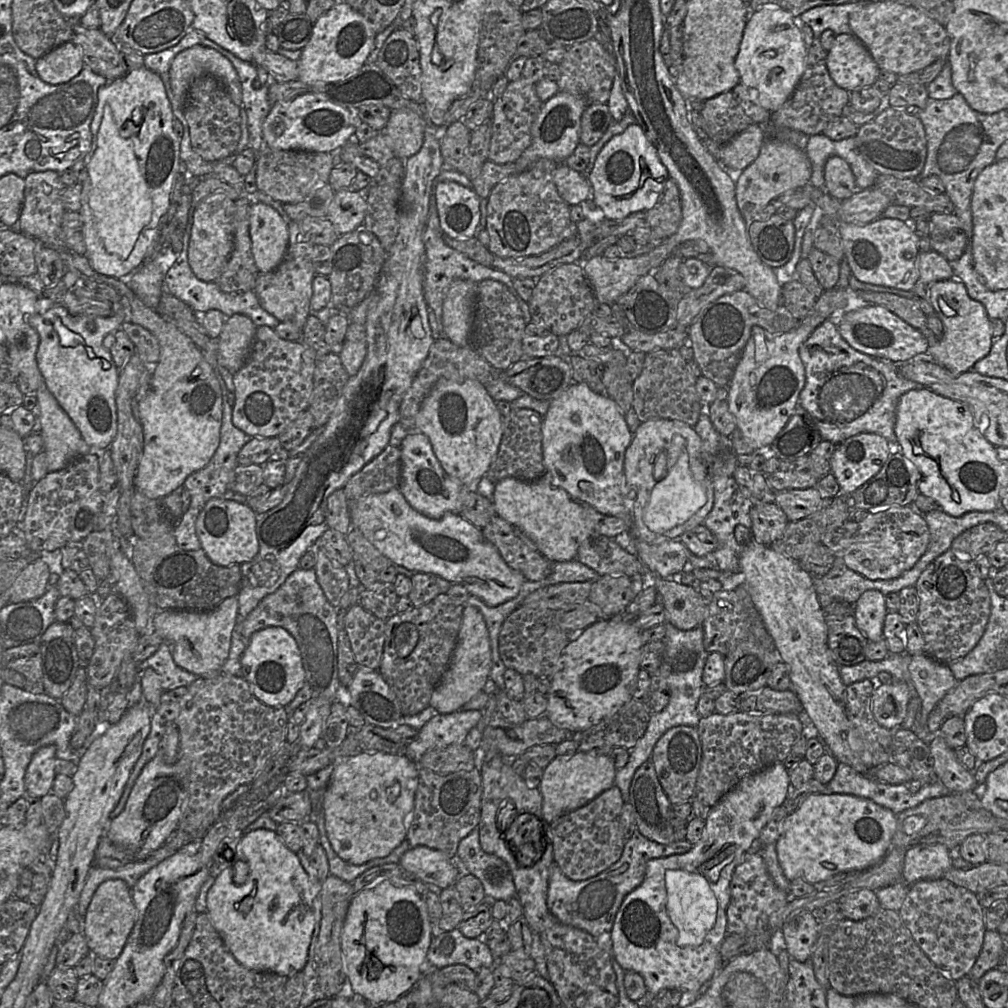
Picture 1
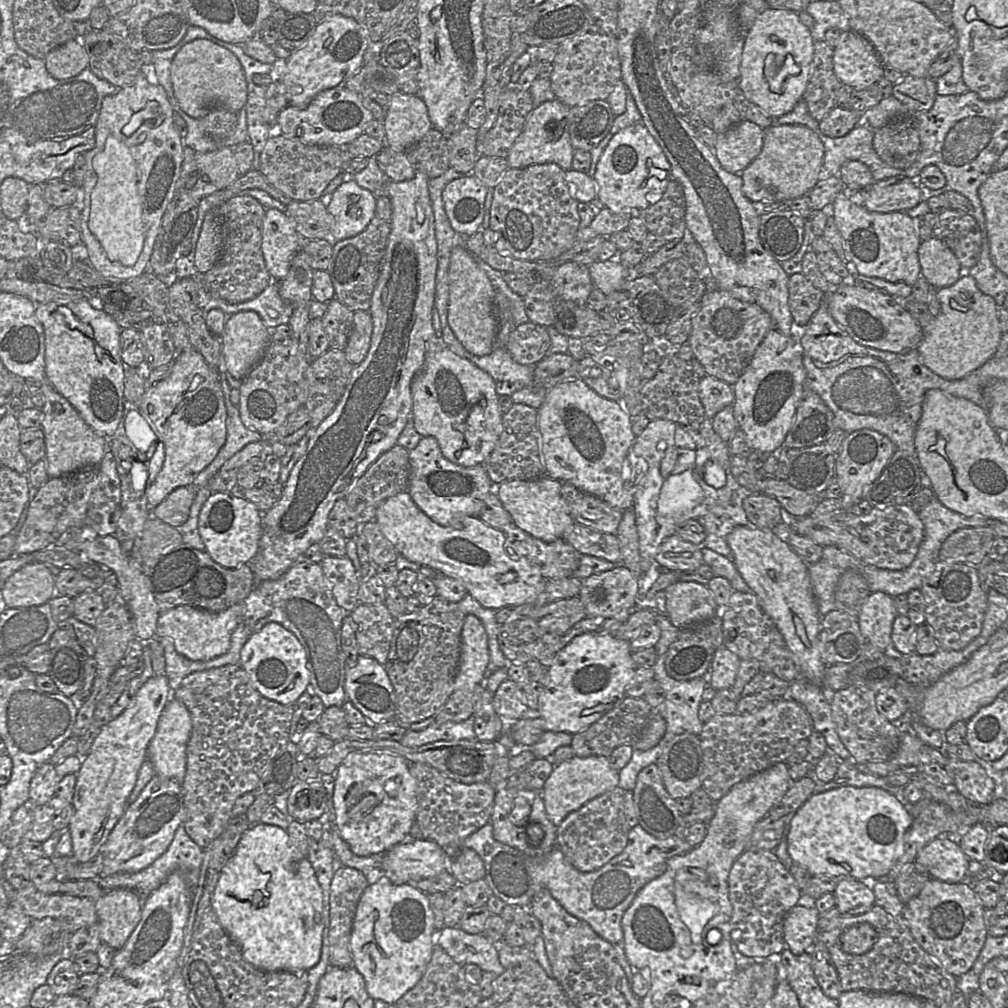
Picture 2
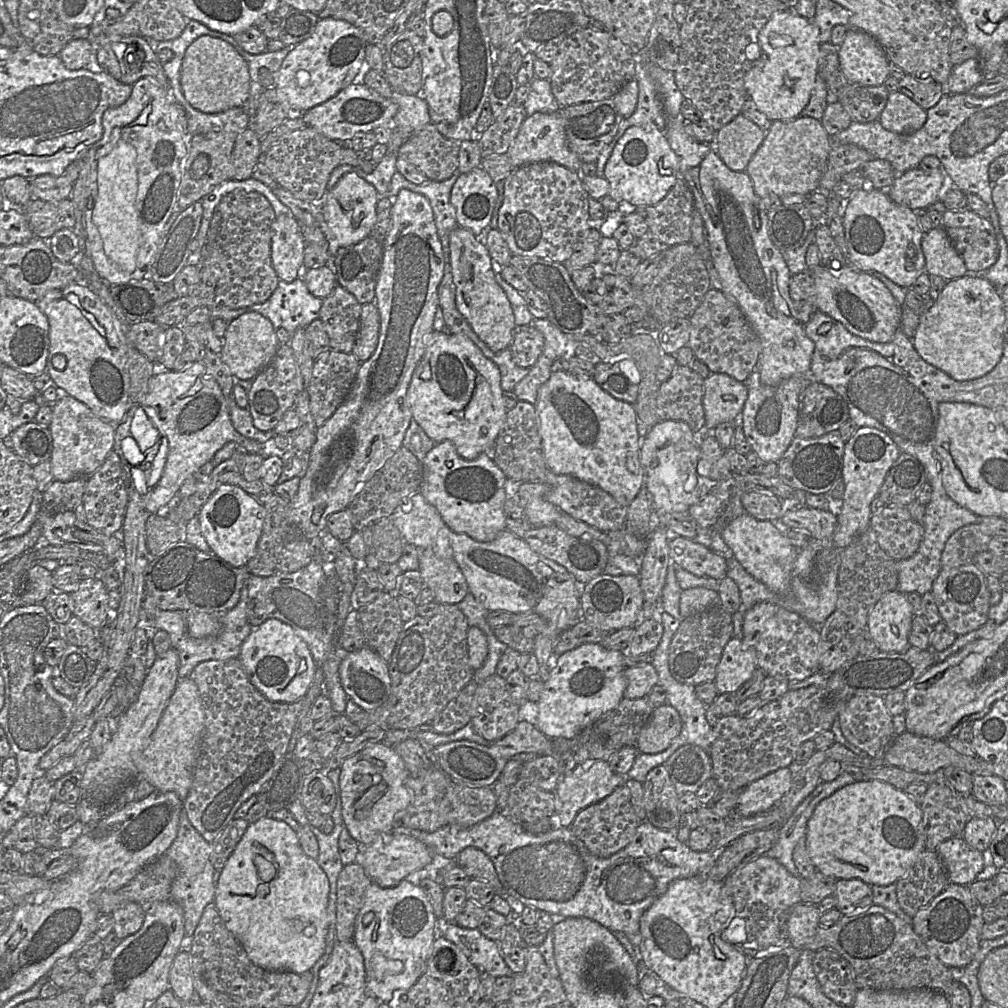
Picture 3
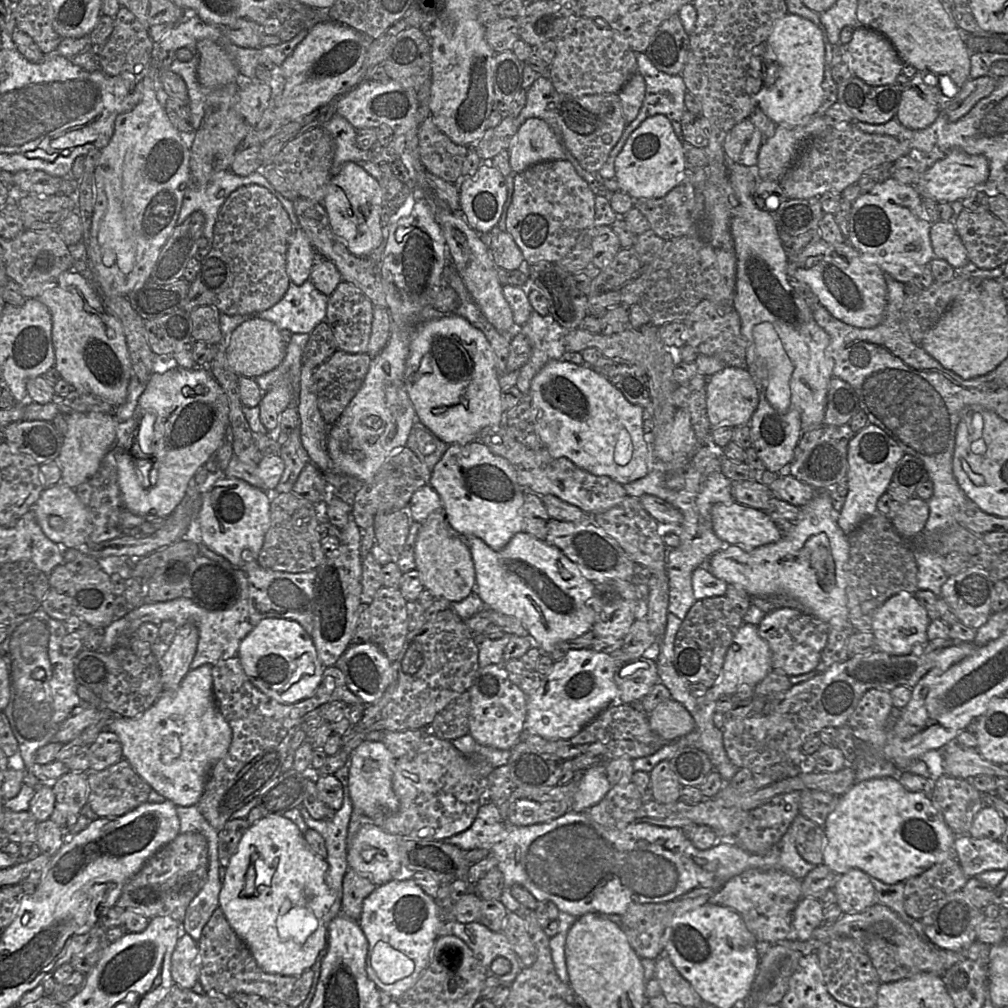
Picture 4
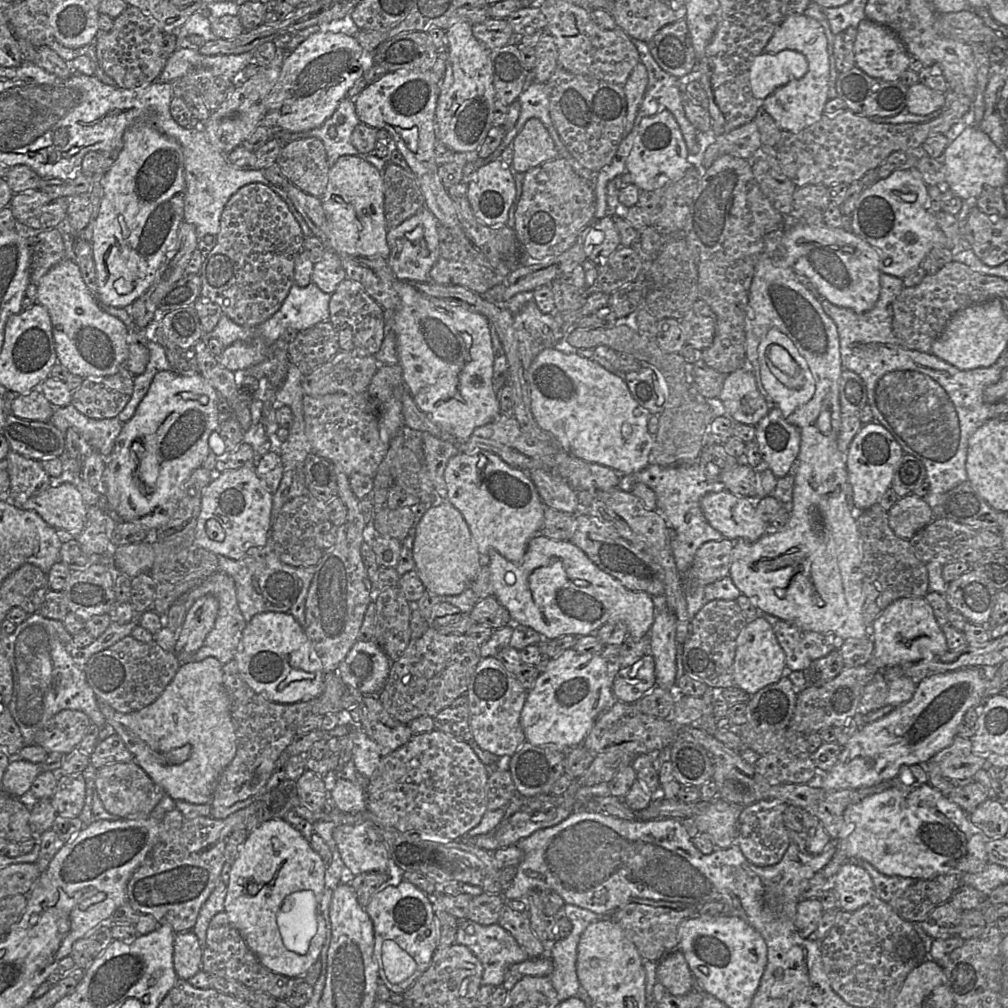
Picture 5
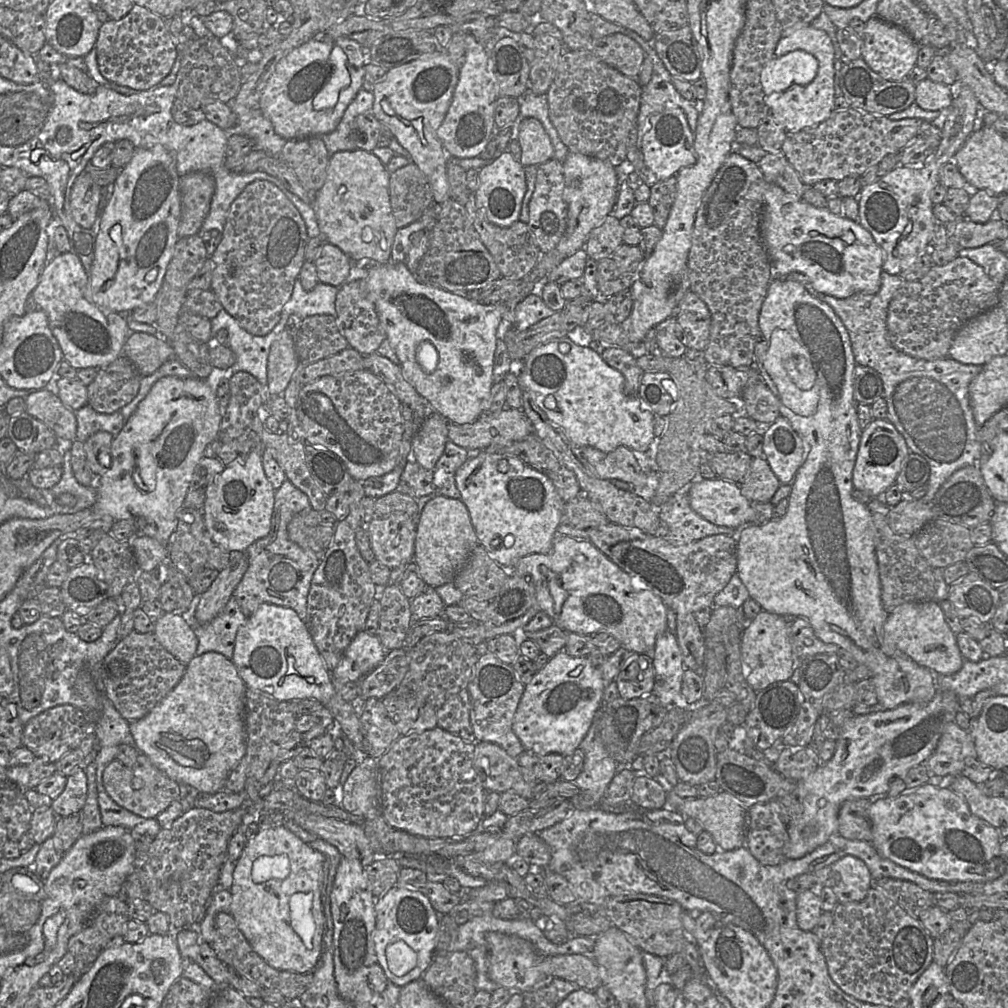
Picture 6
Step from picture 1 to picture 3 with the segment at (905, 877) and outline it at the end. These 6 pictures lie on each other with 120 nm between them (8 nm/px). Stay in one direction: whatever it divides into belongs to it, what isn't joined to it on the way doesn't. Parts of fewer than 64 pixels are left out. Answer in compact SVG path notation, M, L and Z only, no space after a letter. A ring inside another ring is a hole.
M962 837L941 842L936 852L951 883L968 886L985 867L983 853L970 847Z

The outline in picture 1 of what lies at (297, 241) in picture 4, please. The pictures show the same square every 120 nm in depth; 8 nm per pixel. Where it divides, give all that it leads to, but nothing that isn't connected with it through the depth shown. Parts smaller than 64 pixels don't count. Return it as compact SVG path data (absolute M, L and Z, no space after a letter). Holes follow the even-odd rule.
M263 203L250 206L250 238L255 264L260 273L268 273L278 267L286 253L289 233L288 221L272 207Z

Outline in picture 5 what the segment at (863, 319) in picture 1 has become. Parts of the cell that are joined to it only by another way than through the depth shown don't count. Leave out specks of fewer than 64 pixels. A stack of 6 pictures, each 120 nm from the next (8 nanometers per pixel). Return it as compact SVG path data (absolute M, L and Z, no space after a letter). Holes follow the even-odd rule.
M796 224L792 228L773 230L765 236L765 254L774 265L806 276L818 292L836 306L863 313L871 310L879 298L881 270L878 251L850 230L831 228L825 224Z

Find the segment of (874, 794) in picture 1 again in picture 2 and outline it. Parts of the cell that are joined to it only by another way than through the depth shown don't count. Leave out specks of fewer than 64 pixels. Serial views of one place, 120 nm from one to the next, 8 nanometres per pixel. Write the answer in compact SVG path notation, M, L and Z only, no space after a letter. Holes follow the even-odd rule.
M839 759L839 762L838 770L834 778L828 783L818 783L814 793L822 793L846 786L878 787L894 795L905 808L909 806L910 803L907 802L907 798L905 797L904 787L889 784L886 777L868 775L860 772L856 767L857 763L854 759L852 761Z

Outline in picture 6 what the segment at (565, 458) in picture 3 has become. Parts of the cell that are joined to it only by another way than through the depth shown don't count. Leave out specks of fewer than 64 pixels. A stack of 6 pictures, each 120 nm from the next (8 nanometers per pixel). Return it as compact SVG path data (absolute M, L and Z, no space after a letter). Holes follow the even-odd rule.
M567 337L551 340L533 349L515 370L518 372L521 389L530 393L547 418L560 426L577 447L590 446L609 453L619 446L626 446L638 455L645 455L655 446L654 417L656 415L645 407L637 395L629 395L625 391L624 376L610 367L601 355L591 348L579 346ZM562 342L570 345L570 351L566 354L559 350L559 344Z

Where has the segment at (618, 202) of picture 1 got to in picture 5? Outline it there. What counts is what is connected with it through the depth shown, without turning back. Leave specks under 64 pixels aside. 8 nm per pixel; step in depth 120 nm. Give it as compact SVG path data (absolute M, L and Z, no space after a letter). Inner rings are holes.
M668 110L644 117L626 159L626 172L641 191L653 191L678 181L689 167L688 150L680 127Z

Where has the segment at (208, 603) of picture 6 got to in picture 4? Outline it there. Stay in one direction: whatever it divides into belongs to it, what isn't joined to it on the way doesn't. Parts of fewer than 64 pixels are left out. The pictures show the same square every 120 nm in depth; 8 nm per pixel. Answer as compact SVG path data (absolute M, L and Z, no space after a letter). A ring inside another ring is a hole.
M187 623L177 628L164 655L159 659L163 691L174 691L190 670L199 640L198 628Z

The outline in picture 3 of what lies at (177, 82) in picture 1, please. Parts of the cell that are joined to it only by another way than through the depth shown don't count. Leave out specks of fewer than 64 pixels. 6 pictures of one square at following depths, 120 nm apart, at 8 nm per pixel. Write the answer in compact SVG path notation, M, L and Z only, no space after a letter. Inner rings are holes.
M202 35L186 49L180 84L185 99L198 111L215 114L232 108L243 107L250 90L248 65L238 51L221 38Z

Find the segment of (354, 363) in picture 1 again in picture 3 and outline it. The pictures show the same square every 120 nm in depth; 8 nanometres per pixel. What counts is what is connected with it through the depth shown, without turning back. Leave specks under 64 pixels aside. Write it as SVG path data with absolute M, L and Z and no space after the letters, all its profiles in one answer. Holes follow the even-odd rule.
M375 303L362 306L360 328L352 354L361 362L367 361L374 353L380 329L380 315Z

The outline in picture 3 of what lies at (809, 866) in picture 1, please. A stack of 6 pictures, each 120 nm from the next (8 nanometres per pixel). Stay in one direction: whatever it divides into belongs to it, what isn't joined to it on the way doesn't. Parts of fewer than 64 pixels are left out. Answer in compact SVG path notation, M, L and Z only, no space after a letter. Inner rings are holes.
M881 780L855 781L823 799L807 824L805 842L808 855L817 870L836 879L861 879L871 885L887 886L896 883L925 850L921 829L922 812L909 795Z

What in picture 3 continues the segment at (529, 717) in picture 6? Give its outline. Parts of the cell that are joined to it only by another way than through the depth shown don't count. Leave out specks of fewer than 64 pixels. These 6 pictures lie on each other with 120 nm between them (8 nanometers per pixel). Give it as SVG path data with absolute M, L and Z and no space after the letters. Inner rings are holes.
M585 643L557 658L537 702L537 728L550 739L574 739L624 698L627 681L623 654L598 643Z

